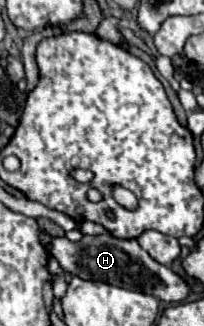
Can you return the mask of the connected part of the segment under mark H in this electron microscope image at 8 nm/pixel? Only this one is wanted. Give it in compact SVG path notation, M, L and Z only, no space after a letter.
M42 233L42 241L50 241L50 253L60 263L64 273L70 273L74 277L86 279L86 281L102 281L108 285L142 291L154 297L160 297L162 301L182 301L188 295L186 283L166 265L156 263L140 245L136 239L116 239L112 235L98 235L90 237L84 235L78 243L62 239L52 239L46 233Z

